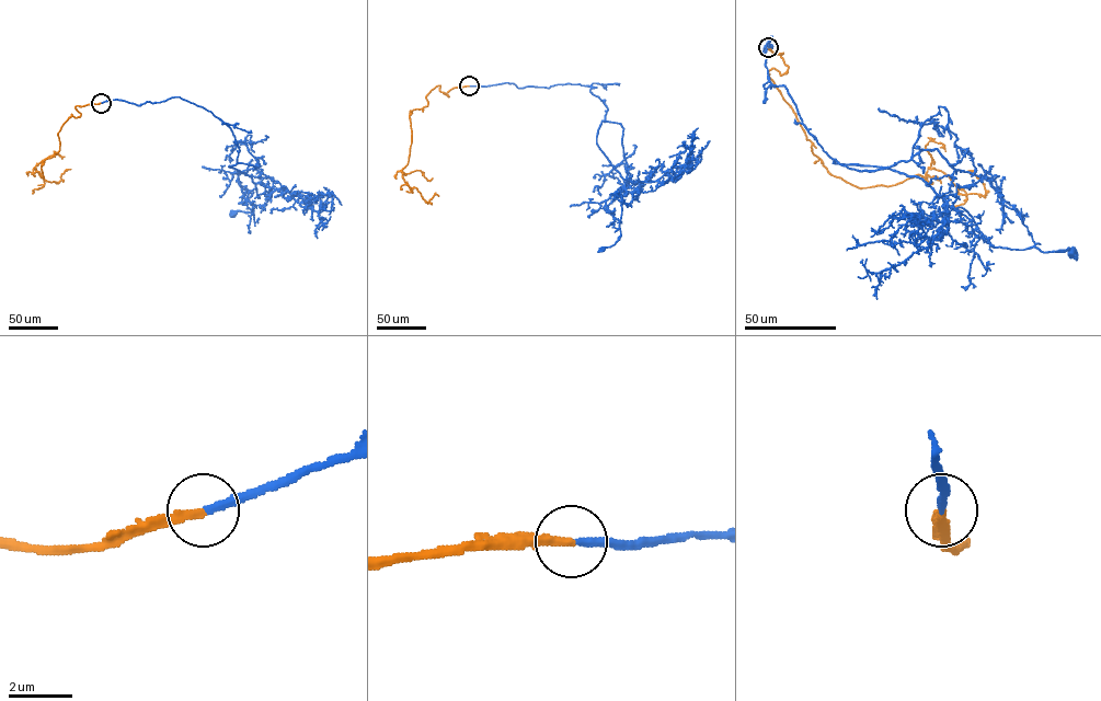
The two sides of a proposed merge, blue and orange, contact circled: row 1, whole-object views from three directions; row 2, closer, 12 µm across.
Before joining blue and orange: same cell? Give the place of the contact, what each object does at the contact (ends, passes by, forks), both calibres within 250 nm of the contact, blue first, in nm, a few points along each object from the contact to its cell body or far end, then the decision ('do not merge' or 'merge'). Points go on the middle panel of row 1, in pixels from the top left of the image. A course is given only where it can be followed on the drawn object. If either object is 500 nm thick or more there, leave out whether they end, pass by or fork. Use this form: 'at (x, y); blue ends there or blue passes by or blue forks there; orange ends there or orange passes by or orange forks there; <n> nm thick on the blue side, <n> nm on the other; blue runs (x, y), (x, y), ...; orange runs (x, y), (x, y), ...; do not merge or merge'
at (469, 85); blue ends there; orange ends there; 220 nm thick on the blue side, 260 nm on the other; blue runs (469, 85), (580, 84), (604, 102), (596, 144), (624, 184), (616, 197), (620, 238), (601, 249); orange runs (469, 85), (443, 92), (448, 96), (437, 85), (427, 106), (410, 113), (402, 179), (427, 203), (438, 196); merge

